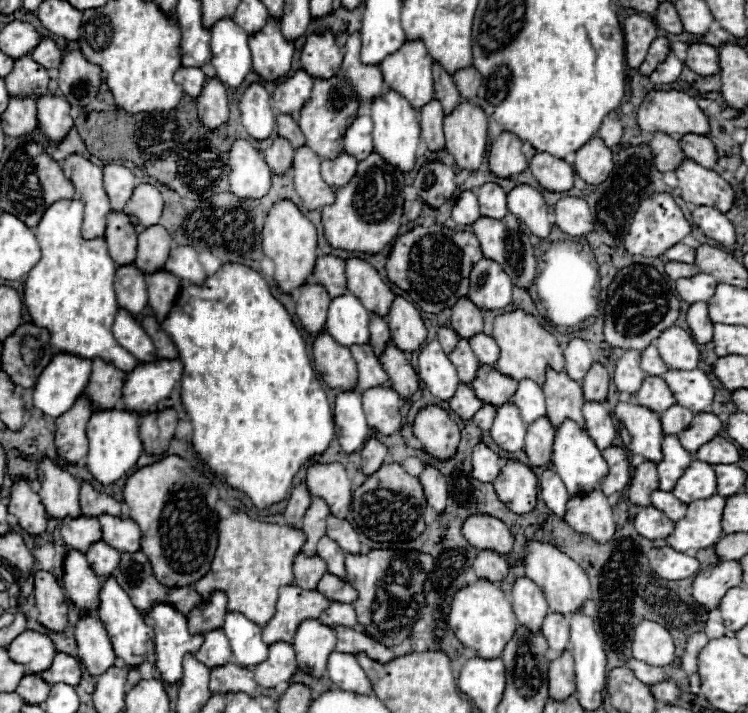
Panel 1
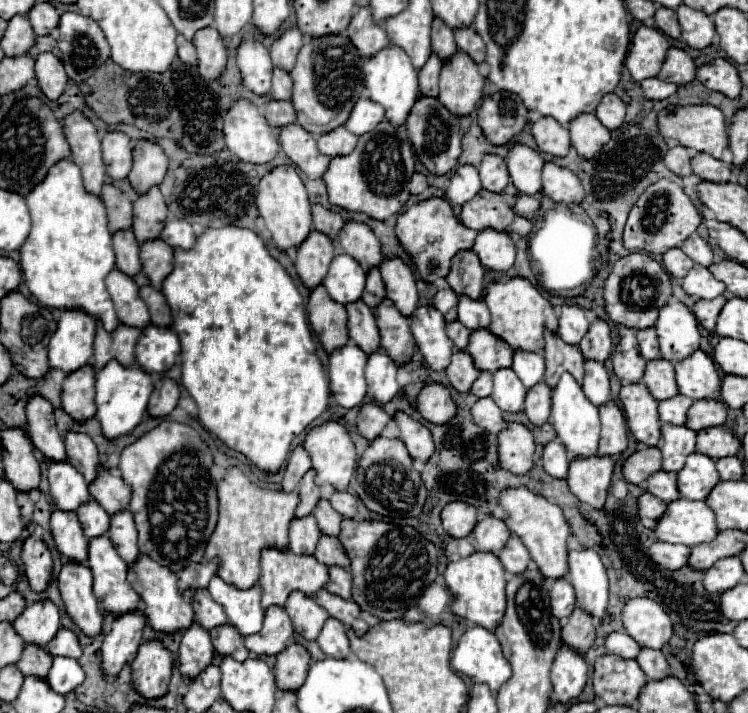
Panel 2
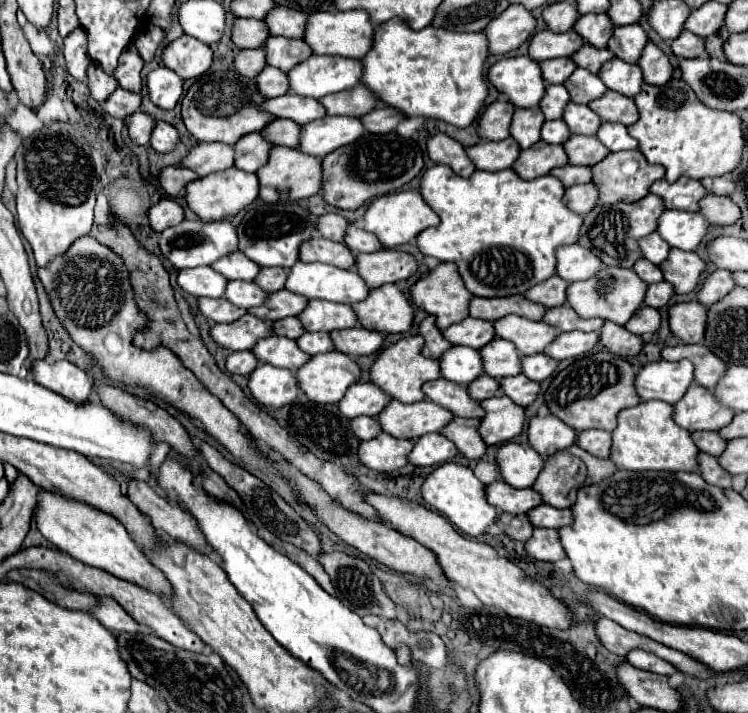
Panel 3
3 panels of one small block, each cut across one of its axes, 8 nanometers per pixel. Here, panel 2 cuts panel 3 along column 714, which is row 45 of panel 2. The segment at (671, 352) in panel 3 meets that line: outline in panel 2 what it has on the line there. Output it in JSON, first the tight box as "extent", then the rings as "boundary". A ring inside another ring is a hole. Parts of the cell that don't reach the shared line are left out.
{"extent":[344,6,390,56],"boundary":[[[362,6],[352,16],[352,22],[350,22],[350,26],[346,28],[344,34],[352,40],[352,44],[358,48],[358,52],[362,52],[362,56],[372,56],[380,48],[390,44],[384,26],[382,24],[374,24],[370,6]]]}

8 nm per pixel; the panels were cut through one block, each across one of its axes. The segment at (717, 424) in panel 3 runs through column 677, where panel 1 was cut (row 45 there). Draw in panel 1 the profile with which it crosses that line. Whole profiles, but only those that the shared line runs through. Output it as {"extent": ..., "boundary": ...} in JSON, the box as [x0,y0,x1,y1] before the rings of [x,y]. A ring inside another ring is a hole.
{"extent":[380,42,434,110],"boundary":[[[404,42],[400,52],[384,58],[380,72],[384,76],[386,90],[404,96],[416,110],[434,98],[432,58],[422,42]]]}

